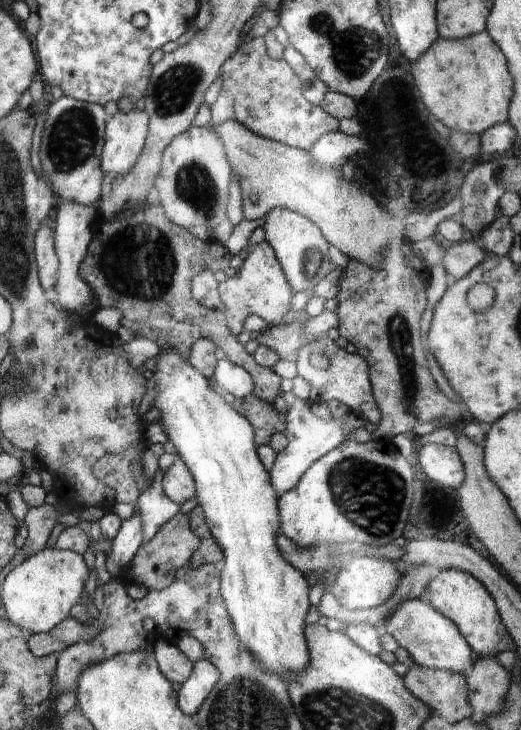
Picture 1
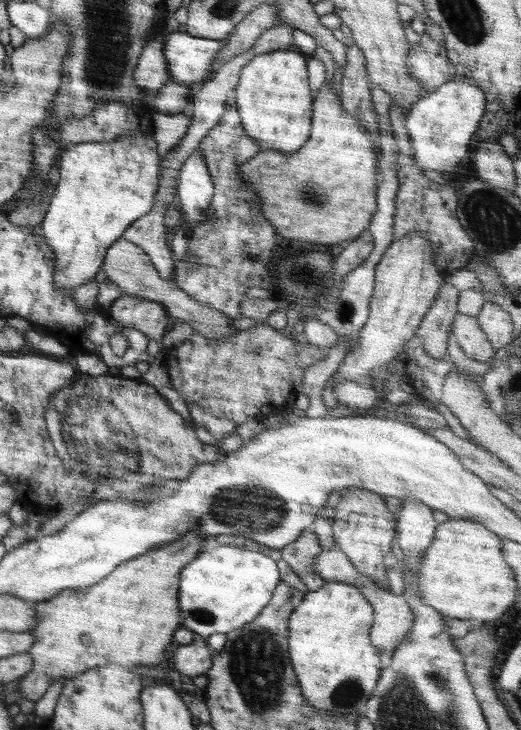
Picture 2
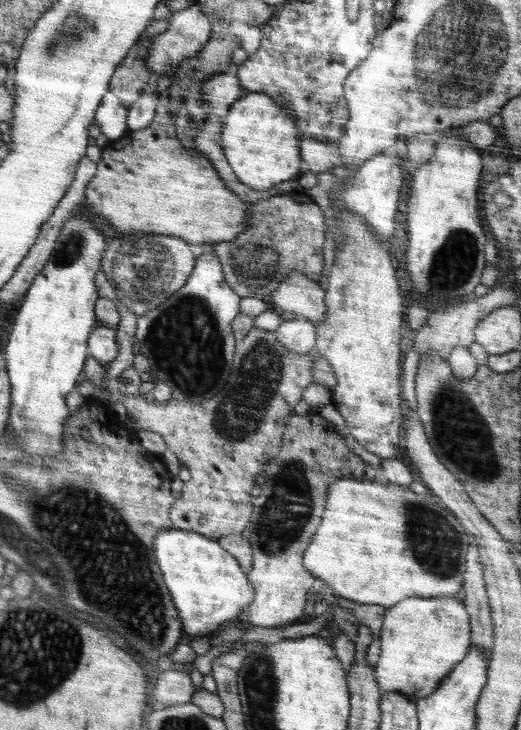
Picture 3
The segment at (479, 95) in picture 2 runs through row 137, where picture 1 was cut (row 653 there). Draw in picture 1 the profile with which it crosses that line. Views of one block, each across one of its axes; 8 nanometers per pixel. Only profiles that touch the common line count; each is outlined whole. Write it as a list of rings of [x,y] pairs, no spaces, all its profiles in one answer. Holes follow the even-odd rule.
[[[419,599],[400,604],[400,607],[382,622],[380,630],[392,635],[398,645],[407,650],[415,665],[429,669],[444,669],[468,676],[476,660],[476,656],[452,620],[445,618],[432,605],[425,604]]]

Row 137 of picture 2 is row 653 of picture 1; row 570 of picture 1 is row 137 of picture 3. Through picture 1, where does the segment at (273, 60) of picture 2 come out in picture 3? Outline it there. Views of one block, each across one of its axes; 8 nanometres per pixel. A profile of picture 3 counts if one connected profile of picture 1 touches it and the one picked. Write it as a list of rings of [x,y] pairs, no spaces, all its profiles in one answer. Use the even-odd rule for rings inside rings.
[[[249,92],[231,104],[222,121],[220,145],[240,182],[256,190],[296,179],[302,159],[298,149],[298,125],[293,114],[262,92]]]

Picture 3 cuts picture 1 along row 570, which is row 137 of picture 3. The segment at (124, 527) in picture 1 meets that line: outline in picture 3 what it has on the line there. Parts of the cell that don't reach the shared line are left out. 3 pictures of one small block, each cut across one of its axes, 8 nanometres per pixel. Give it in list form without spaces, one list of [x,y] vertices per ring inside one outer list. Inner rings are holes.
[[[111,90],[106,91],[95,112],[95,121],[100,127],[100,132],[109,141],[120,139],[129,132],[126,119],[127,107]]]

